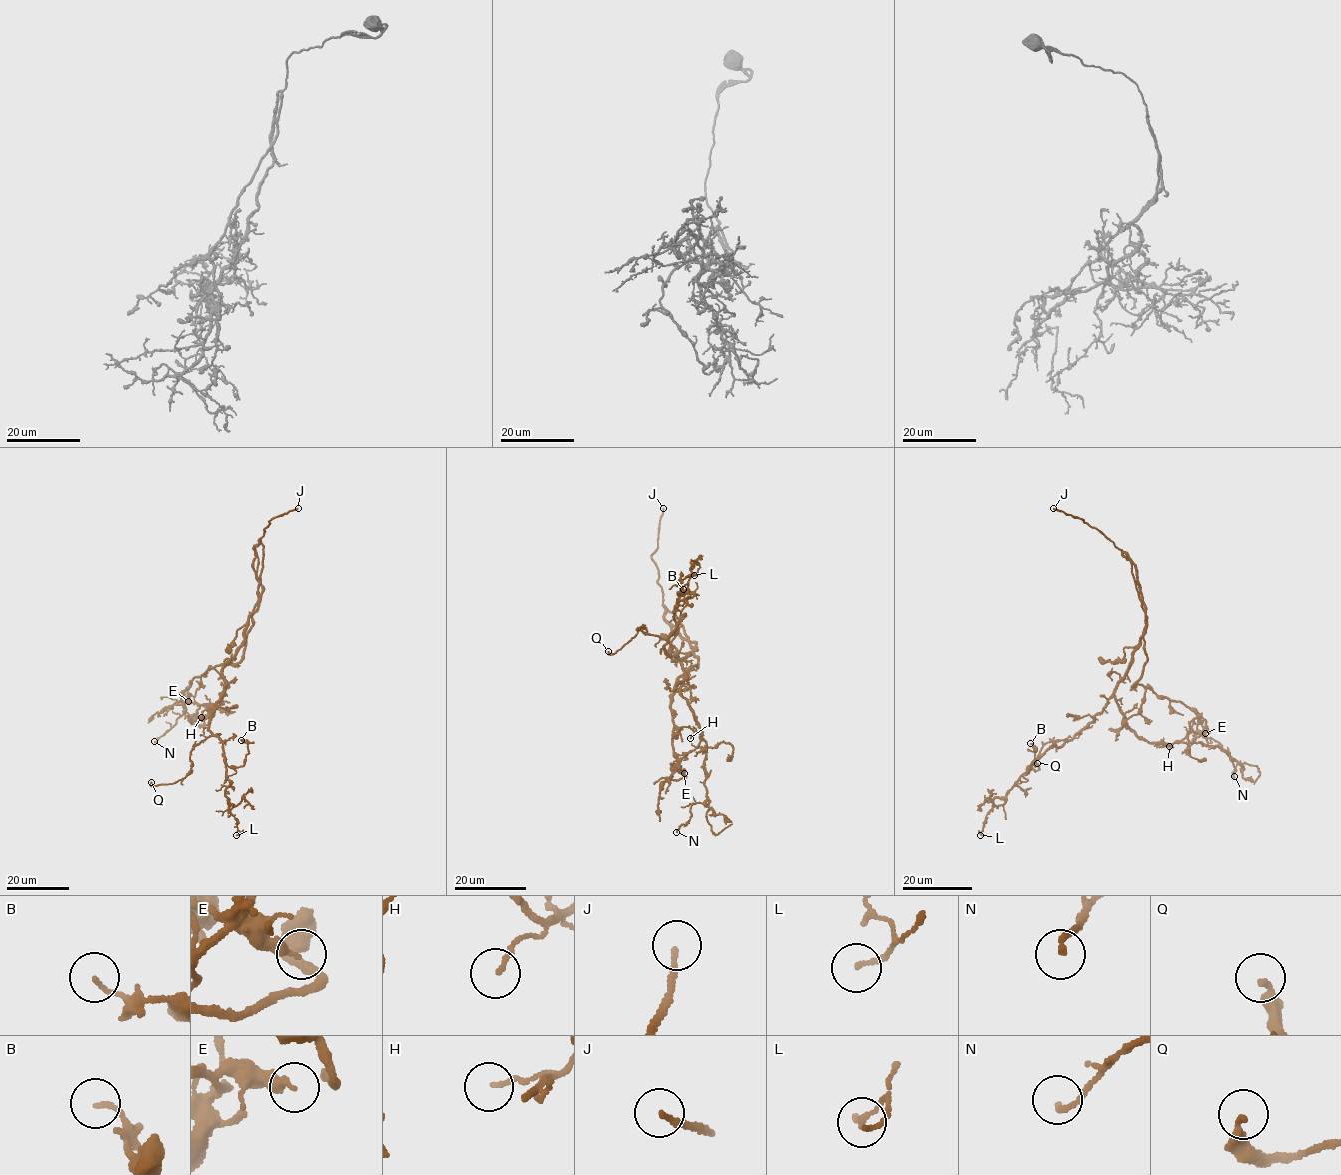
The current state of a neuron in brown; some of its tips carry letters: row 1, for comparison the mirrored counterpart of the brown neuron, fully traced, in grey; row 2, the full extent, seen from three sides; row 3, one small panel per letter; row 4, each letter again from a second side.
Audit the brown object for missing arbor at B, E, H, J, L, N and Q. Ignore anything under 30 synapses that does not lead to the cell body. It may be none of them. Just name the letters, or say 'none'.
J

